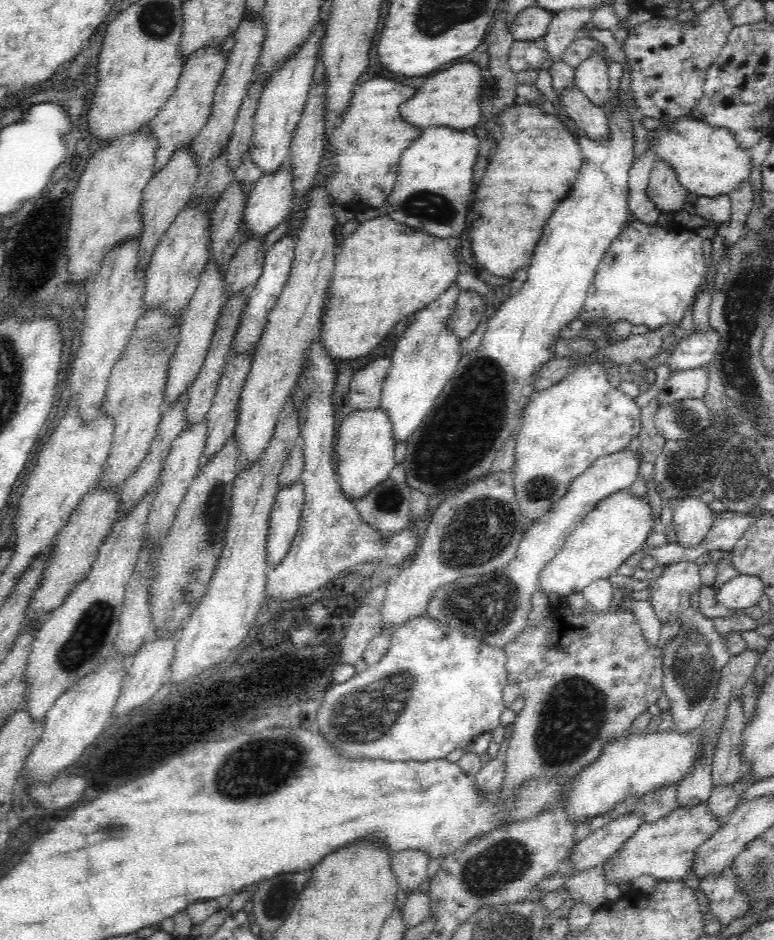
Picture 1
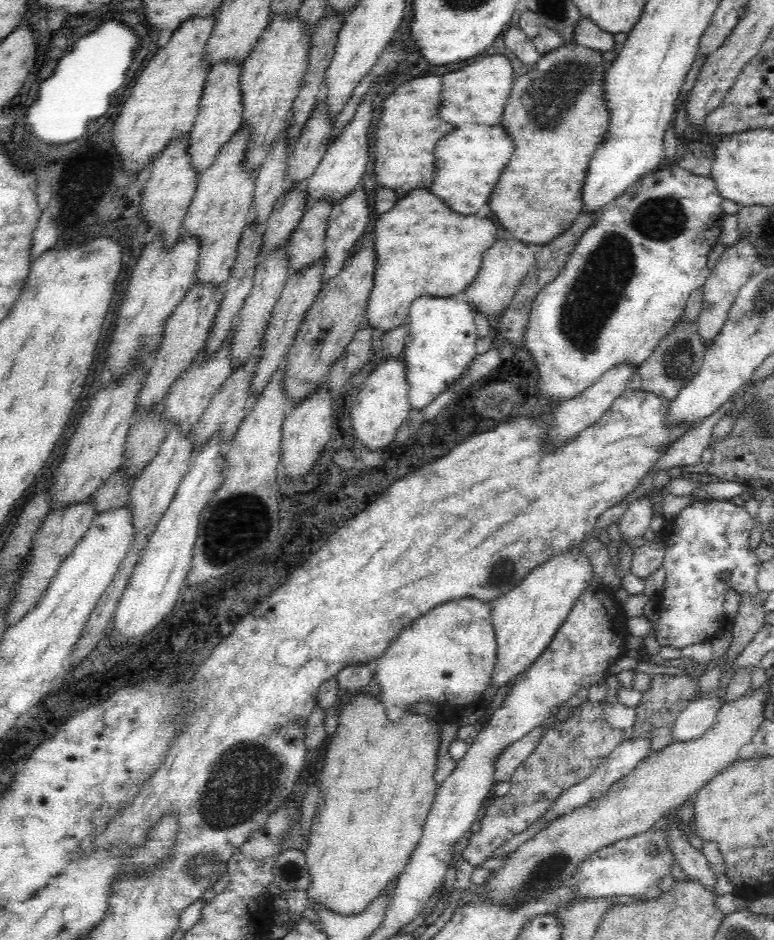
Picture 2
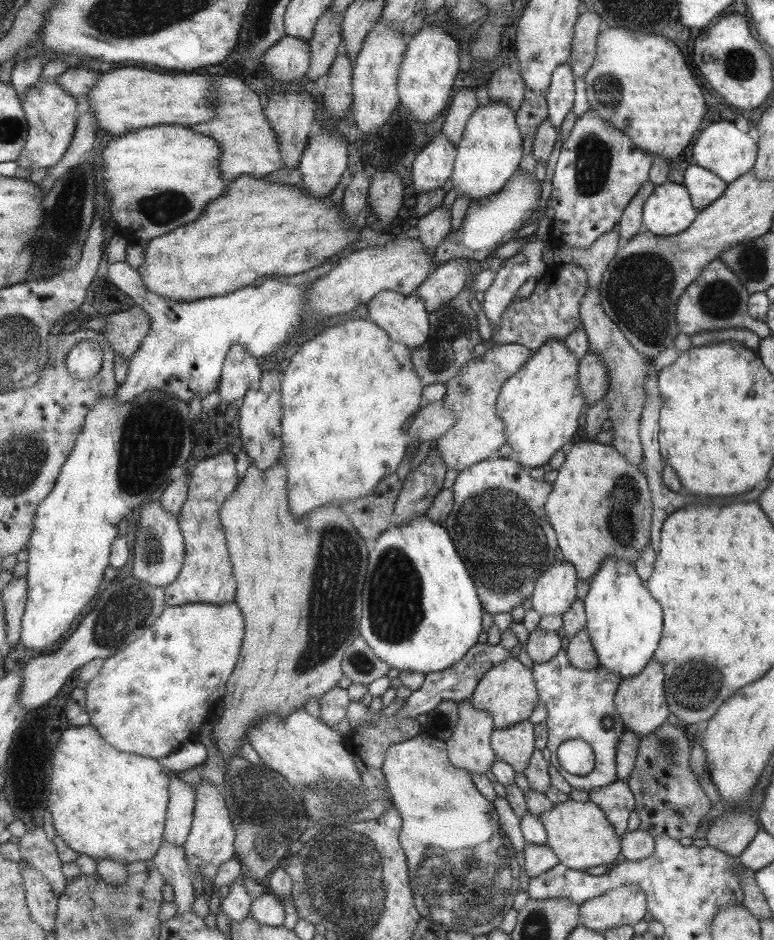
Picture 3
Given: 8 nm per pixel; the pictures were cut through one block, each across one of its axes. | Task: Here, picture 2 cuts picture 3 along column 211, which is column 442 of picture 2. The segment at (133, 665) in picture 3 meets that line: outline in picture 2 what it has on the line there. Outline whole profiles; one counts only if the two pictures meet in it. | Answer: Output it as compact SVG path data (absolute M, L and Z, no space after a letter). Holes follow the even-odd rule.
M476 597L452 599L444 604L430 609L424 616L404 630L391 642L390 648L380 656L376 680L382 688L382 706L386 707L386 715L390 722L396 723L402 715L408 712L410 704L434 700L440 706L456 708L466 702L474 702L489 686L490 675L494 668L497 655L497 644L491 620L491 605Z

